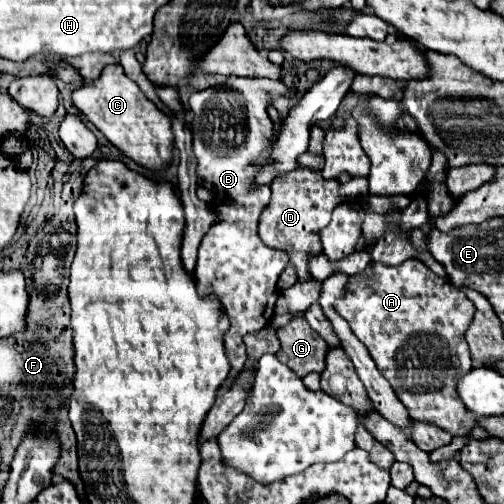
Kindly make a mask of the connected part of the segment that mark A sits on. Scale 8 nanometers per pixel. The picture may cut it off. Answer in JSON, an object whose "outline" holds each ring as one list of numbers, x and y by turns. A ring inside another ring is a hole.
{"outline":[[409,258,393,268,369,264,363,272,349,278,347,294,335,302,335,310,349,322,353,334,367,346,379,372,387,378,411,418,437,424,453,436,465,434,475,426,475,416,467,414,467,408,463,408,463,404,459,404,459,396,455,396,455,380,471,368,465,332,475,318,475,304,459,288,433,274,421,260,415,258]]}

